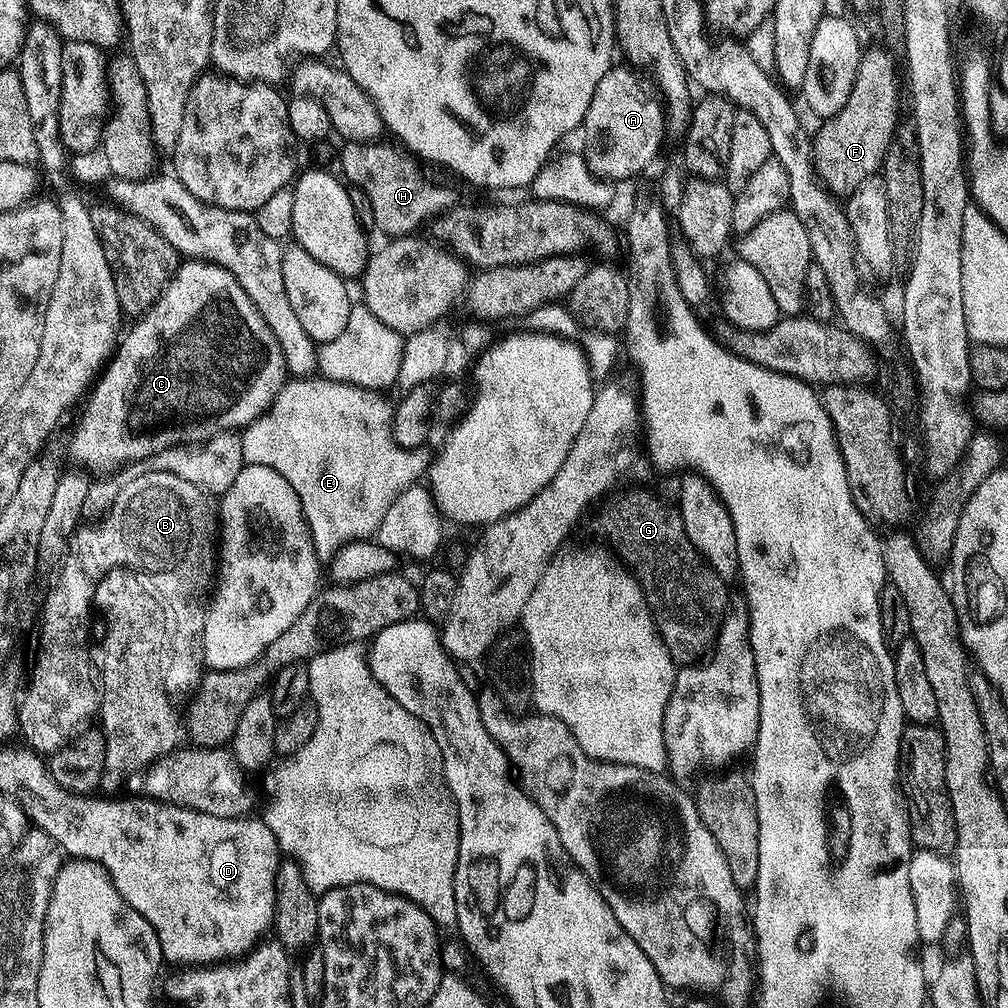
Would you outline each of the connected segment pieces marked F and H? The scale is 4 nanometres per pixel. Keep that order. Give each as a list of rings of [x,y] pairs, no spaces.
[[[877,46],[863,53],[860,57],[858,74],[854,86],[850,90],[850,98],[846,98],[846,106],[838,110],[836,116],[827,117],[824,124],[814,132],[812,140],[812,164],[816,168],[816,175],[827,191],[837,198],[851,196],[866,178],[877,175],[883,169],[884,162],[893,151],[892,135],[896,132],[896,114],[900,110],[900,92],[896,89],[895,57],[883,46]]]
[[[348,142],[340,152],[340,168],[344,171],[343,179],[349,185],[360,185],[370,196],[371,209],[374,212],[374,222],[377,229],[385,232],[385,237],[395,238],[415,233],[420,223],[431,221],[445,213],[457,203],[456,192],[444,184],[435,184],[423,172],[421,161],[415,155],[409,154],[403,147],[384,142]]]

